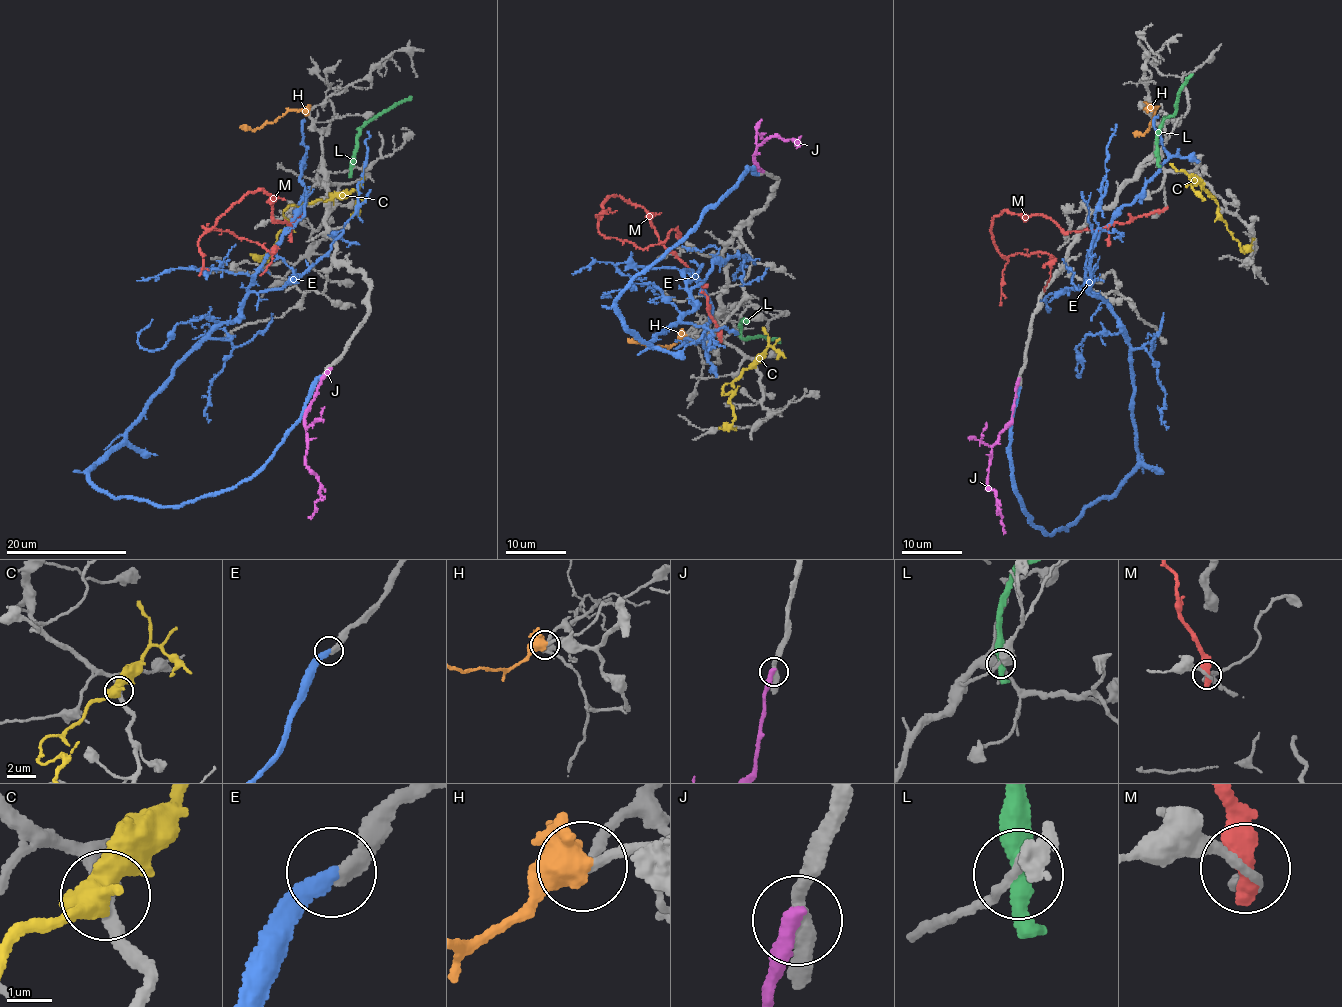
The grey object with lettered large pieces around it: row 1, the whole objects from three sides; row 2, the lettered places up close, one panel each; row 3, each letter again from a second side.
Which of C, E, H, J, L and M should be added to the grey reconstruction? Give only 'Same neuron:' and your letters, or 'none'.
Same neuron: C, E

